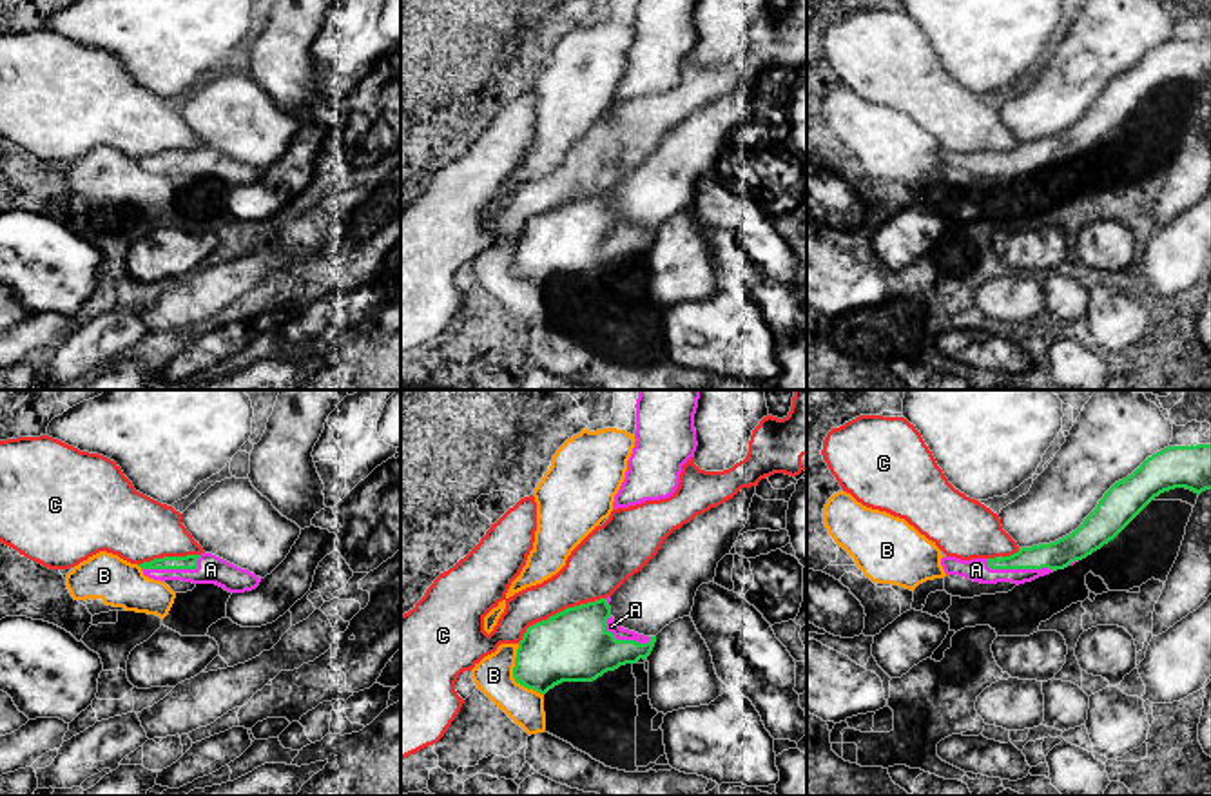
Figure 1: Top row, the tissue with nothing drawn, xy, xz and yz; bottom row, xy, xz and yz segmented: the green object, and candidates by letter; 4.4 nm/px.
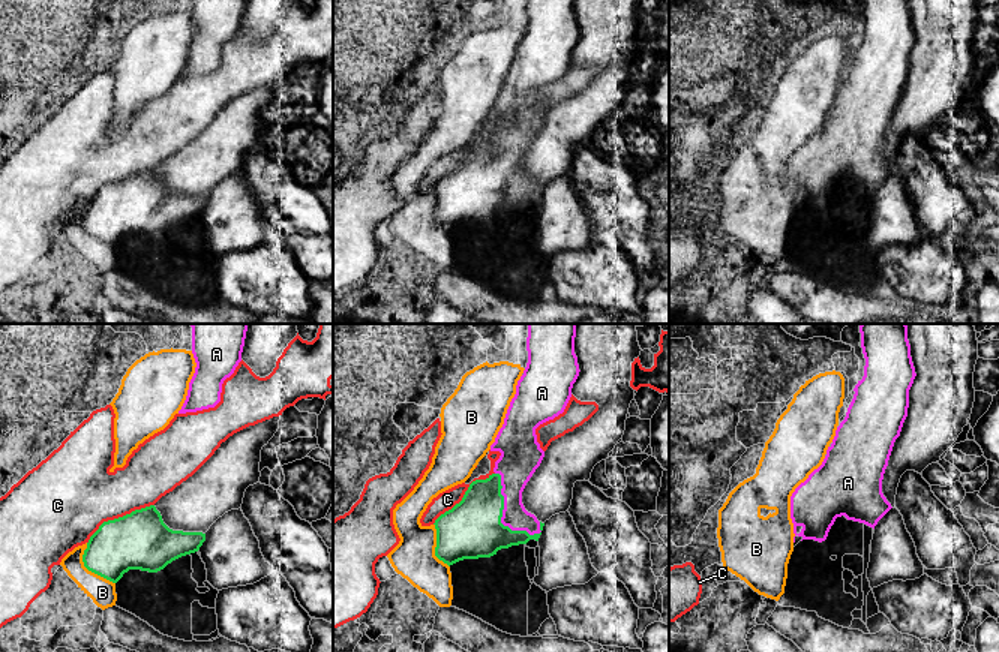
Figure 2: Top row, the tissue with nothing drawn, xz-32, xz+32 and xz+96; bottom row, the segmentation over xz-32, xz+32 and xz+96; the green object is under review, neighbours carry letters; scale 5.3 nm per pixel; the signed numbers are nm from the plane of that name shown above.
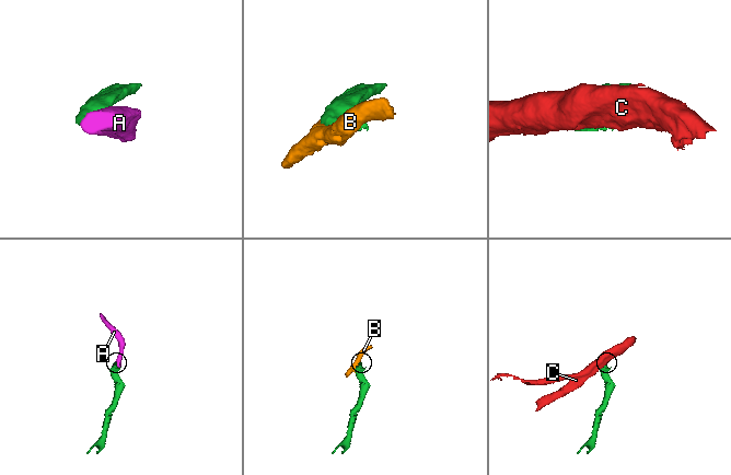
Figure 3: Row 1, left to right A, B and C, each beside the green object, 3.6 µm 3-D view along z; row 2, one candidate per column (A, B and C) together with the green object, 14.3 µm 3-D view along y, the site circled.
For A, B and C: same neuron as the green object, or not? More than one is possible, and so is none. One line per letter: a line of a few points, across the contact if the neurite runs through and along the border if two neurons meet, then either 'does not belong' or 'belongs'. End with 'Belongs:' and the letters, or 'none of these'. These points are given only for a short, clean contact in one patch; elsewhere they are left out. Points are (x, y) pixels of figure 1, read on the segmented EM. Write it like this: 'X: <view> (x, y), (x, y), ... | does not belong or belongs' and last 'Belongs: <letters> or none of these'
A: belongs
B: does not belong
C: does not belong
Belongs: A

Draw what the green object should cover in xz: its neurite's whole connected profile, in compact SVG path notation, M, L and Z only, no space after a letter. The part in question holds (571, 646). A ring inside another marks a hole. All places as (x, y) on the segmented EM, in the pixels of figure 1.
M611 597L567 607L547 620L529 626L518 642L513 678L517 684L546 694L562 682L593 682L625 664L647 660L656 636L620 627L611 616Z

